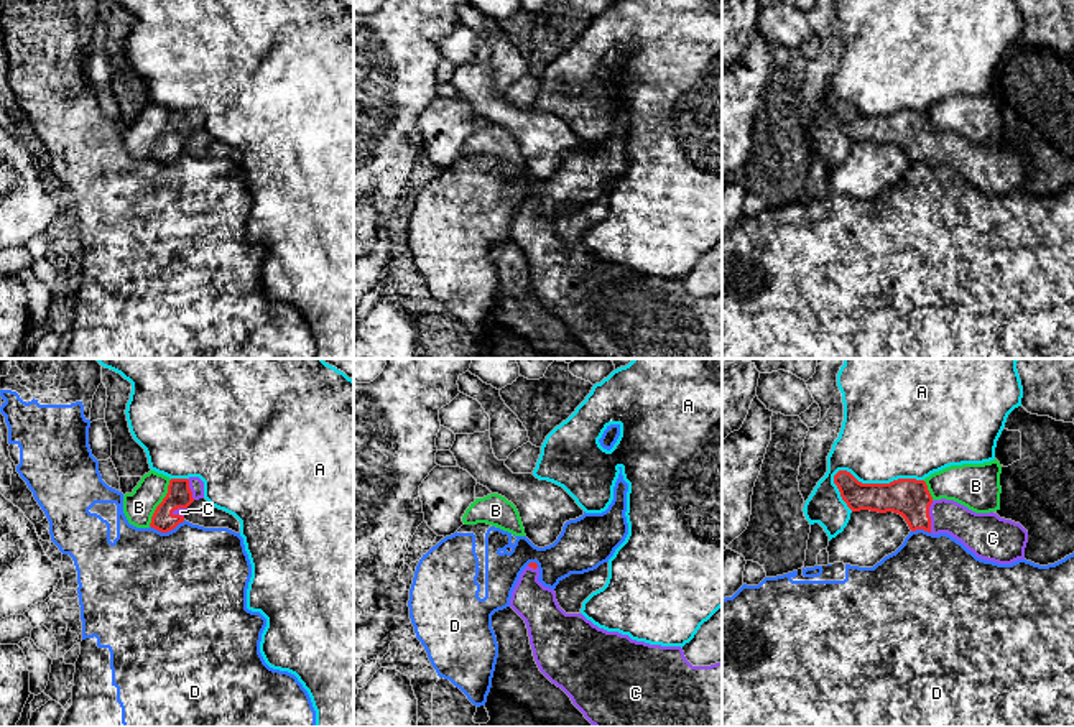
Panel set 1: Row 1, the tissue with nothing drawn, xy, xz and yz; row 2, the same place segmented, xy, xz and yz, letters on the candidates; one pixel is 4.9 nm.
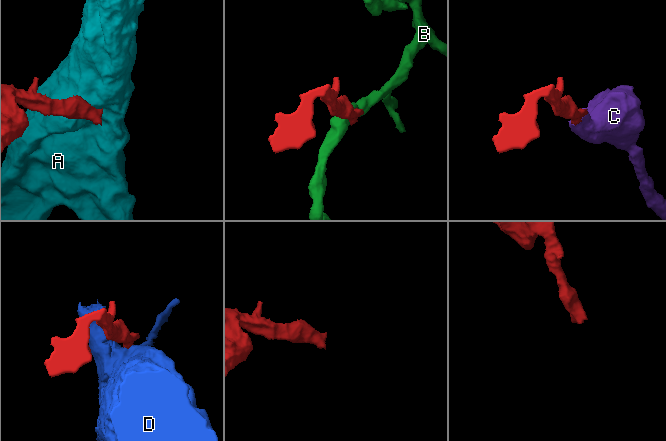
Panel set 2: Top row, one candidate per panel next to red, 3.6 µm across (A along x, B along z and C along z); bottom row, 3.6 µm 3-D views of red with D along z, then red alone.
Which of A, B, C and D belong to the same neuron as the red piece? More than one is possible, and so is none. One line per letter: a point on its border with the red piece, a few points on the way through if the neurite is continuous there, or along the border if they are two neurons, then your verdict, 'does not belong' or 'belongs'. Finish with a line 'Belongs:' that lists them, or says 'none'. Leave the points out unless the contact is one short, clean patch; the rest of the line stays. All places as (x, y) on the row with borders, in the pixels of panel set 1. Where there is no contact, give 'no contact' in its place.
A: contact yz (879, 484); does not belong
B: contact xy (162, 502); border xy (171, 479), (166, 495), (148, 525); does not belong
C: contact yz (930, 517); way yz (908, 497), (930, 517), (951, 517), (977, 532); belongs
D: contact xy (166, 532); border xy (185, 520), (166, 532), (150, 527); does not belong
Belongs: C

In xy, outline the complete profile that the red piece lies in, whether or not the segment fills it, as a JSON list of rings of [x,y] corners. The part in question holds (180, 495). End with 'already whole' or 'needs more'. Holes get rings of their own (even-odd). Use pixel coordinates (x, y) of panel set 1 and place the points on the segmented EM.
[[[199,477],[171,479],[168,493],[156,507],[150,526],[168,533],[184,521],[187,507],[204,498],[204,482]]]; needs more

